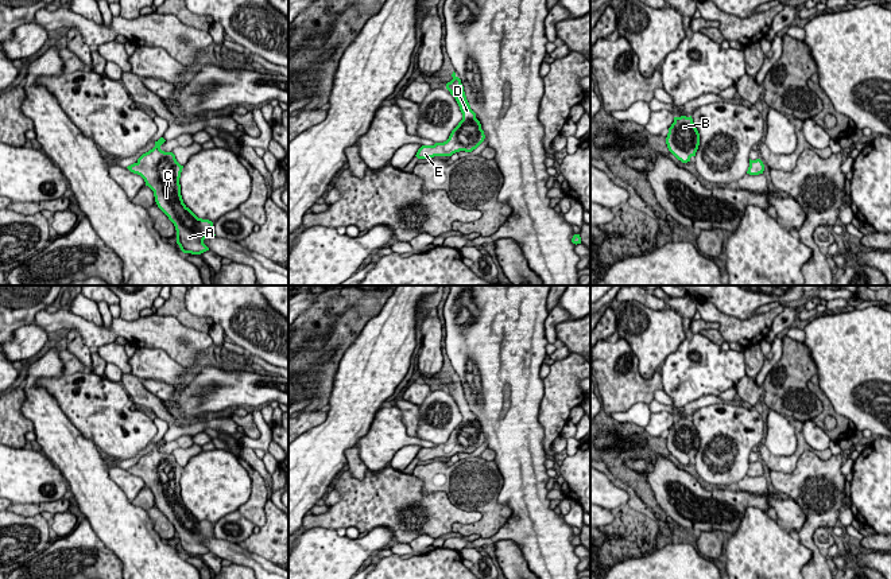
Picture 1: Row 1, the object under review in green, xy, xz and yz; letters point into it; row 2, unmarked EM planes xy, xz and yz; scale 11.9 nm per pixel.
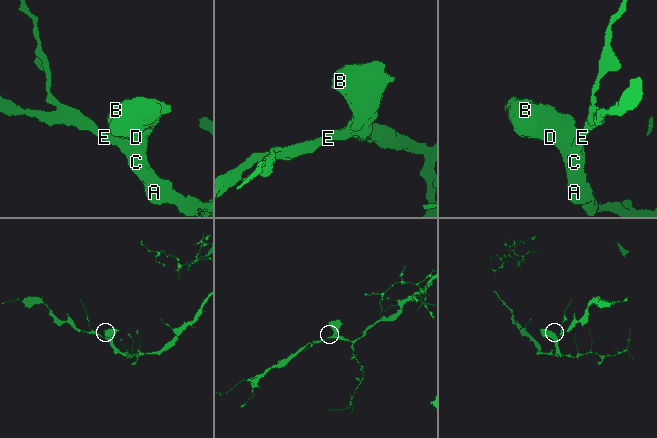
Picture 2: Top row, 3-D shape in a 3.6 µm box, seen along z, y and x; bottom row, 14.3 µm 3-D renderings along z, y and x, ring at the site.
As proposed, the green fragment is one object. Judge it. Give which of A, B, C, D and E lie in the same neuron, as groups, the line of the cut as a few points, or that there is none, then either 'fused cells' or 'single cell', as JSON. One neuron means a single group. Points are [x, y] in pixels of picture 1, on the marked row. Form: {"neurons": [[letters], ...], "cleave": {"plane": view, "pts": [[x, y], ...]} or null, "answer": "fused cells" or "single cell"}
{"neurons": [["A", "B", "C", "D", "E"]], "cleave": null, "answer": "single cell"}

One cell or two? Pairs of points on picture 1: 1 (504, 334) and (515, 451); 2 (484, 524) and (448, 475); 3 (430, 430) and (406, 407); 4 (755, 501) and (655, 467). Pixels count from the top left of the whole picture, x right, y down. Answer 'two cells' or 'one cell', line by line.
1: one cell
2: one cell
3: two cells
4: one cell

